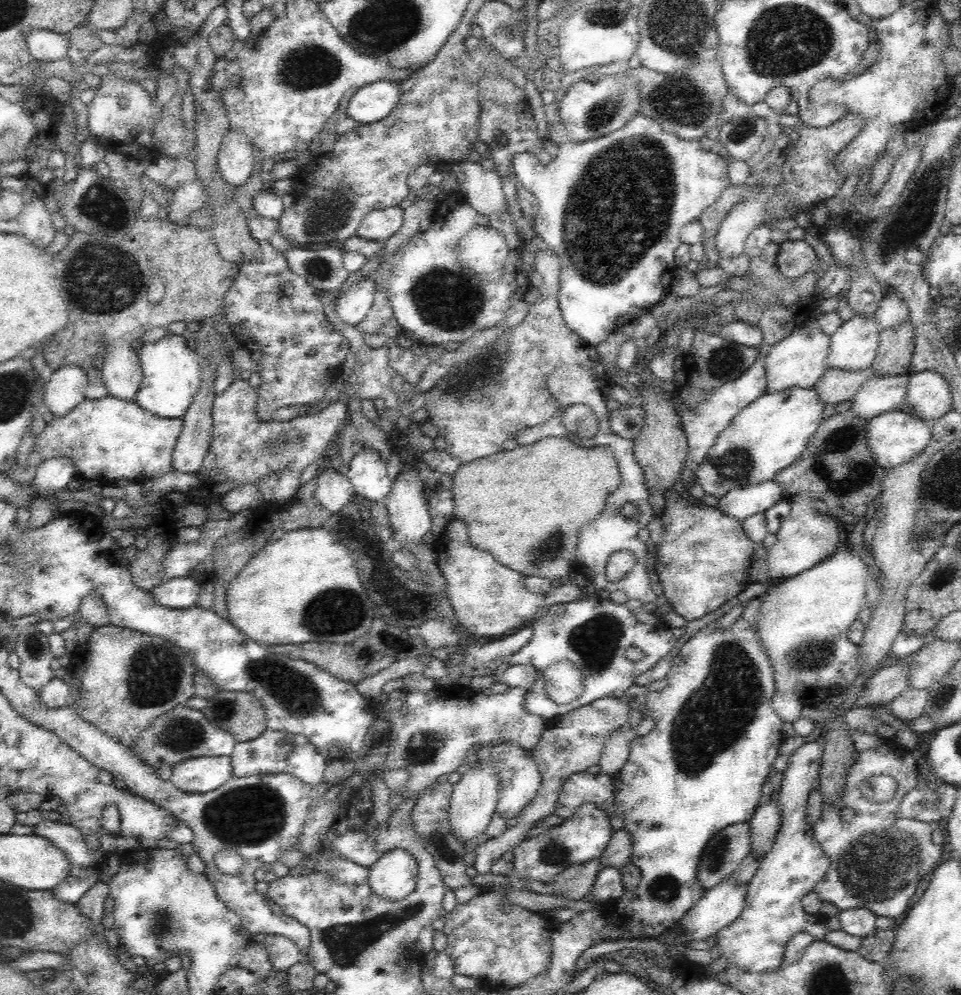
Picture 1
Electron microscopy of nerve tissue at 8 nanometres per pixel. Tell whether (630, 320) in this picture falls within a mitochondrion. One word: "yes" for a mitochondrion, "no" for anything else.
no

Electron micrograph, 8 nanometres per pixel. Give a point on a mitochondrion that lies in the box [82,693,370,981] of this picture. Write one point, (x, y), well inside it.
(249, 815)

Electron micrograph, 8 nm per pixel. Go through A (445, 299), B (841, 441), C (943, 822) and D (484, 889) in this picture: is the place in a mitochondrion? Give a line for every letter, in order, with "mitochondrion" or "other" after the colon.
A: mitochondrion
B: other
C: other
D: other

